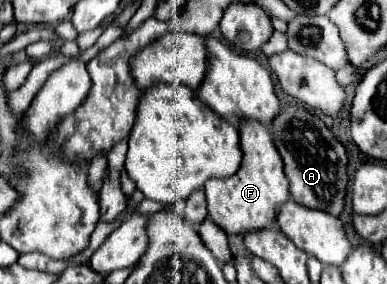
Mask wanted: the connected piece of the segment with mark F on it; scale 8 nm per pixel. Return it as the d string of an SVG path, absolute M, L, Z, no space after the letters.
M239 118L237 128L241 144L239 148L243 150L239 170L229 178L211 178L203 186L207 198L207 214L227 234L245 234L249 230L265 228L271 220L275 220L277 208L291 198L289 182L283 174L283 162L271 142L267 124Z

